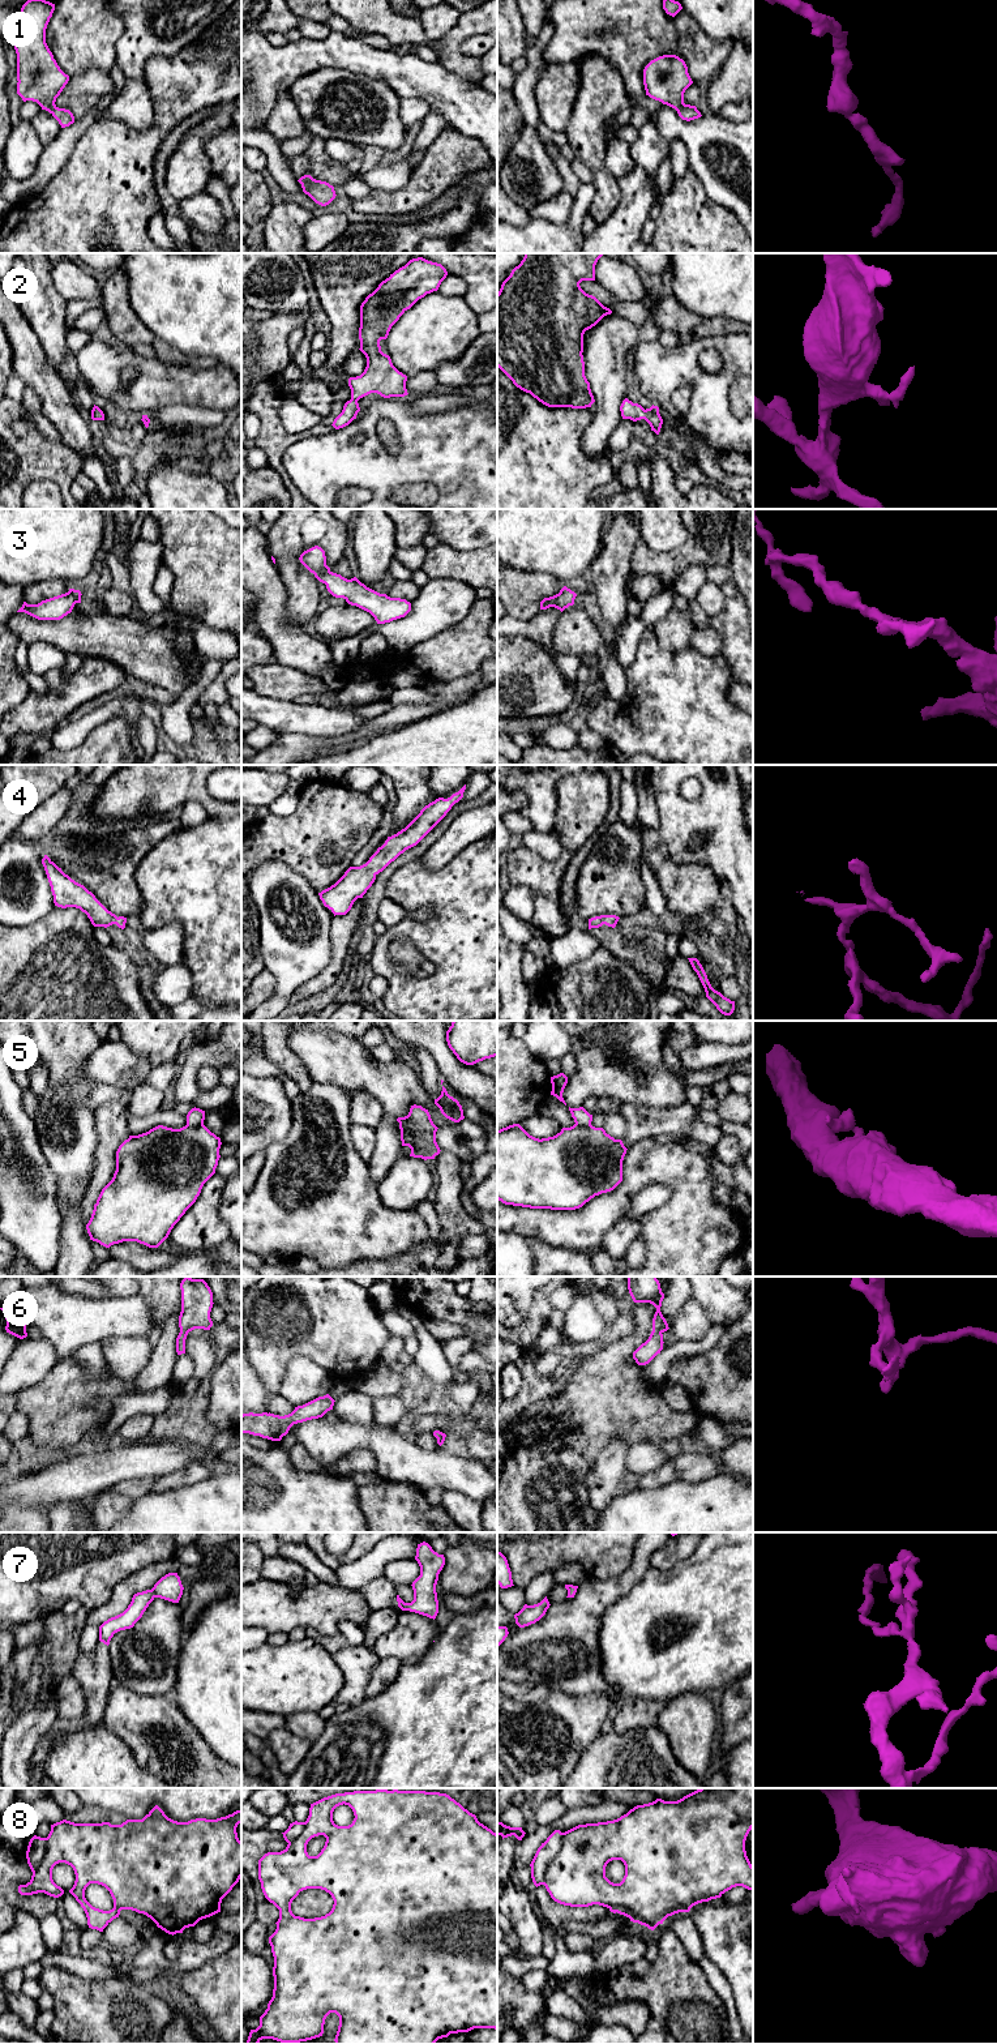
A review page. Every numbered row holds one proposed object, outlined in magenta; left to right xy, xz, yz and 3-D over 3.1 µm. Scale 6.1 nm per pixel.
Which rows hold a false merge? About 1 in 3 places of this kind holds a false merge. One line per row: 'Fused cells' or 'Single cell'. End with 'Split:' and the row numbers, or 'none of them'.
1: Single cell
2: Single cell
3: Single cell
4: Single cell
5: Fused cells
6: Single cell
7: Single cell
8: Fused cells
Split: 5, 8

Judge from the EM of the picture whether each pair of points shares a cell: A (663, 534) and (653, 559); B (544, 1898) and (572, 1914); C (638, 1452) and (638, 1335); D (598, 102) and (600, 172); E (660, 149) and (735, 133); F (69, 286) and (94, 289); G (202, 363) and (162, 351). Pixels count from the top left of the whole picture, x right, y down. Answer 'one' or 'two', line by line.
A: two
B: one
C: two
D: one
E: two
F: one
G: one

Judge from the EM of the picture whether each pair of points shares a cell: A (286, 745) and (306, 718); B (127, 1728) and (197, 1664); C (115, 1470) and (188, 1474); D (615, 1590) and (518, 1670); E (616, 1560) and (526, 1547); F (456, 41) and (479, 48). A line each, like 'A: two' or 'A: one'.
A: two
B: two
C: two
D: one
E: one
F: two

